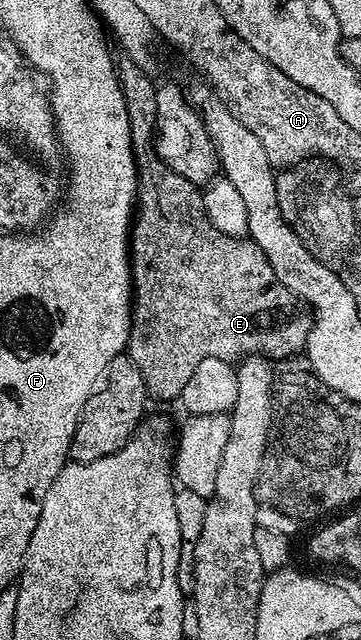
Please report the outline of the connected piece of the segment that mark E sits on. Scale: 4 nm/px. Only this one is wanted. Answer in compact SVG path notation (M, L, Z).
M124 57L119 60L118 74L120 84L126 97L126 109L130 117L130 129L132 130L132 152L136 158L136 205L134 208L134 222L130 232L130 262L132 264L132 328L128 334L128 345L126 354L132 360L132 364L142 373L142 381L146 385L149 396L156 399L179 400L182 389L186 389L186 381L190 381L190 376L194 374L194 368L206 357L218 357L229 361L240 361L245 357L263 357L269 361L276 359L288 359L291 355L296 355L305 350L308 346L308 334L312 328L312 315L302 306L301 300L296 298L278 277L274 277L274 269L270 269L270 261L266 261L266 253L258 249L258 245L250 238L235 239L226 237L226 233L214 229L210 225L210 217L206 217L204 208L204 196L201 188L197 184L186 181L182 173L174 173L166 165L166 161L157 153L155 145L156 137L156 118L158 117L158 97L156 96L157 84L152 83L152 79L144 71L141 64L132 62L131 59Z

